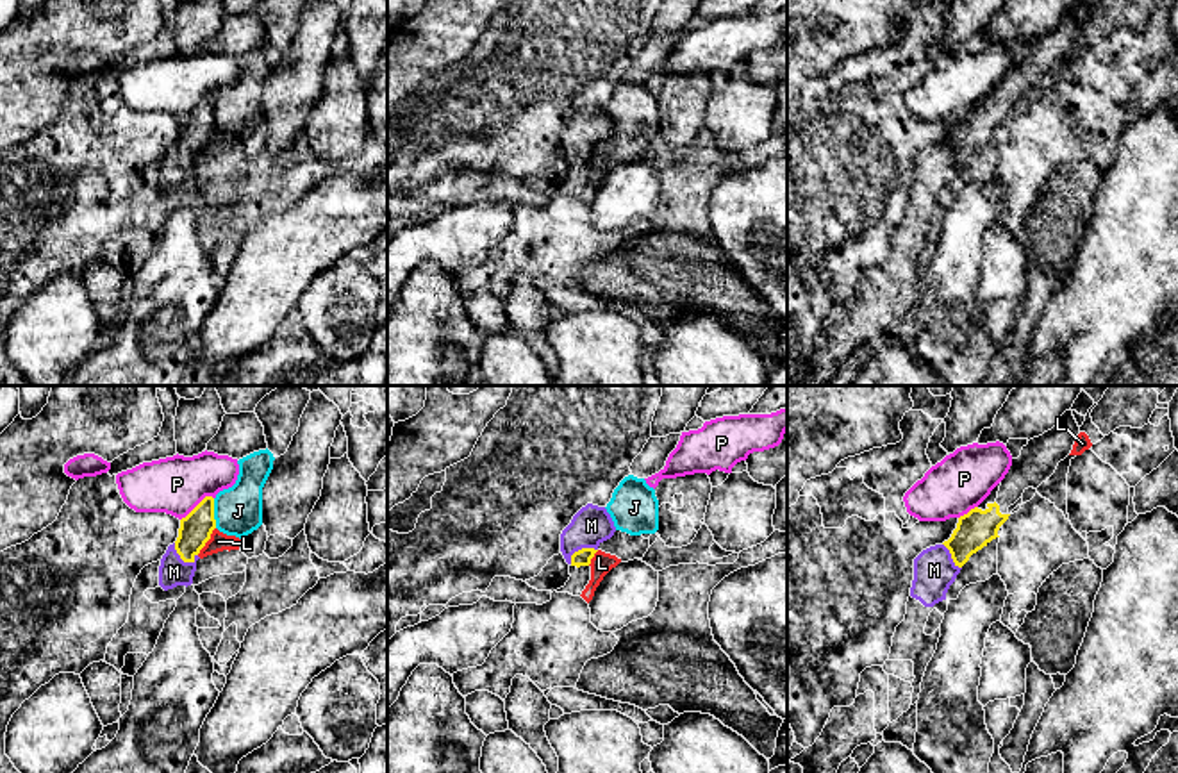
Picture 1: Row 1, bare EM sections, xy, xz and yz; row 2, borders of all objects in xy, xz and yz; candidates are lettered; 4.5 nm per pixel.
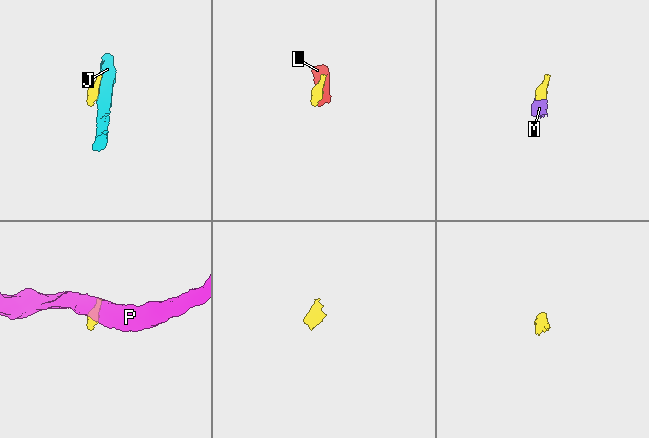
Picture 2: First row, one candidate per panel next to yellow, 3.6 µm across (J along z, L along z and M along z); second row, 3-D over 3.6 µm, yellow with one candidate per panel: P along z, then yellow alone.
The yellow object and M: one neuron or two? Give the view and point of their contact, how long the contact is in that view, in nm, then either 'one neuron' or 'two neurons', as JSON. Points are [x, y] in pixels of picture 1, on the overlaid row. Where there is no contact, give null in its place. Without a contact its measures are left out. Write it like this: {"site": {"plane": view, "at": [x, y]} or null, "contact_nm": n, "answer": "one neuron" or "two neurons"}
{"site": {"plane": "xy", "at": [181, 557]}, "contact_nm": 130, "answer": "one neuron"}

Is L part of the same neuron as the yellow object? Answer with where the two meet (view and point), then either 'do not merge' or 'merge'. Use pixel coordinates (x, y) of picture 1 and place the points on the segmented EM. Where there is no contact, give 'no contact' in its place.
contact xy (207, 540); do not merge

